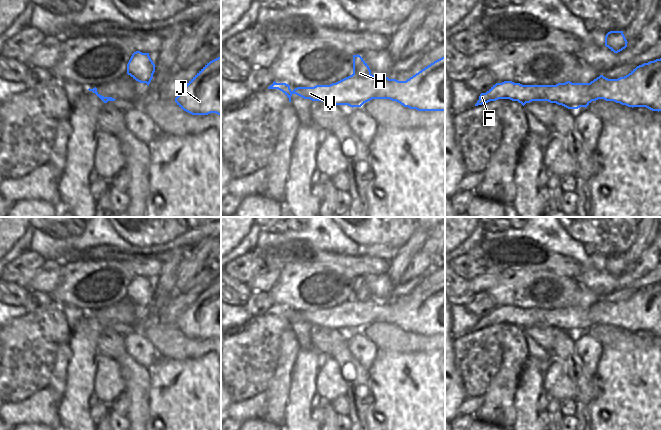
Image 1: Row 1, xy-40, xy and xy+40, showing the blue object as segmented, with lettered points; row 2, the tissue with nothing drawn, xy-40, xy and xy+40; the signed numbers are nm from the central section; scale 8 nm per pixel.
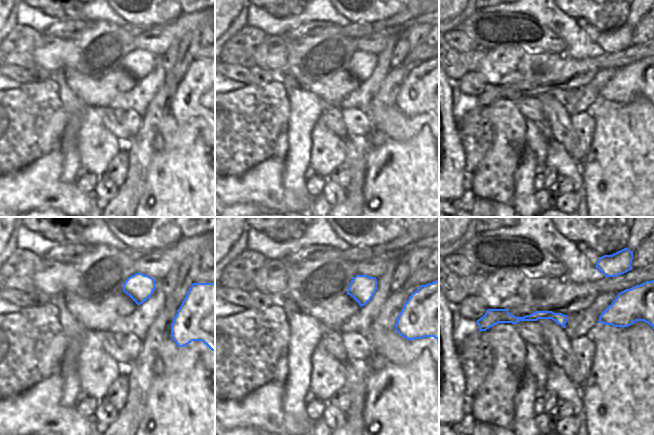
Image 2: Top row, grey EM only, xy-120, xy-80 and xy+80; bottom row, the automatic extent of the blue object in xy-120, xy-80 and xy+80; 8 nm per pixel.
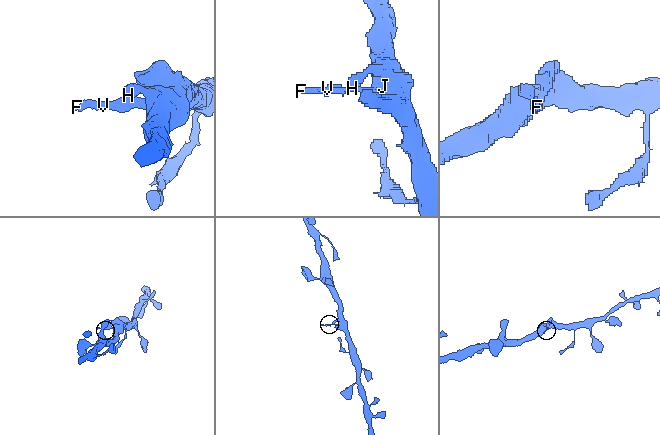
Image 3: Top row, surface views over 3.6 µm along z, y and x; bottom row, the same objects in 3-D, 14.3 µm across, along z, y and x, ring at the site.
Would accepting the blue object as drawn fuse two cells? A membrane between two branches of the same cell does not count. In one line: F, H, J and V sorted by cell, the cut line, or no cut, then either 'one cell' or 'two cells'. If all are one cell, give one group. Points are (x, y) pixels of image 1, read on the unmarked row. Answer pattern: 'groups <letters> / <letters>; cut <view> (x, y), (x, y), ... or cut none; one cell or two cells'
groups F H J V; cut none; one cell

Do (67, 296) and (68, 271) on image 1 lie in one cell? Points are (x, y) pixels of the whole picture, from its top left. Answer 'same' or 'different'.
same

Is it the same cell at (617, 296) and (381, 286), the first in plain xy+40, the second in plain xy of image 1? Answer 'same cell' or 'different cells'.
different cells

